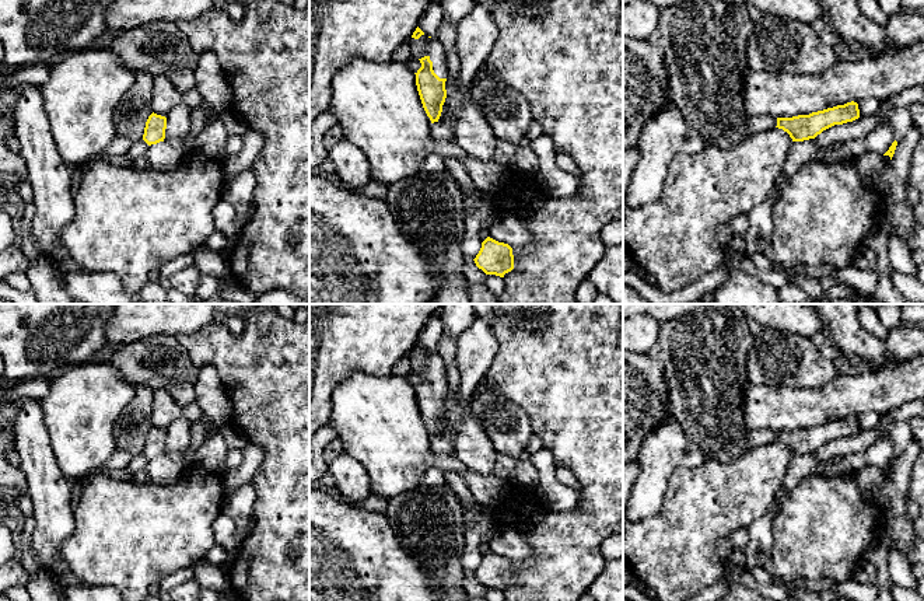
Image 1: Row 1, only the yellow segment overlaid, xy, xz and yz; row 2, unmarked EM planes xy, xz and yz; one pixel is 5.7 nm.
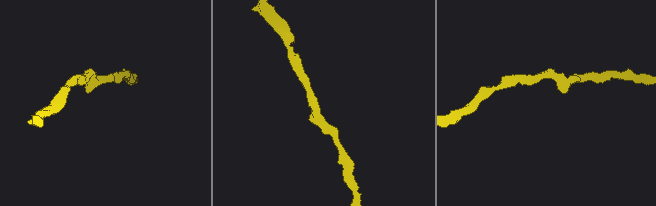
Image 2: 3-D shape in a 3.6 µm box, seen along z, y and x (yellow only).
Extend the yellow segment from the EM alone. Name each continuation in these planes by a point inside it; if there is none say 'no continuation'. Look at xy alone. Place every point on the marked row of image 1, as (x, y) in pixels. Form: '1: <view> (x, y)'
1: xy (165, 95)

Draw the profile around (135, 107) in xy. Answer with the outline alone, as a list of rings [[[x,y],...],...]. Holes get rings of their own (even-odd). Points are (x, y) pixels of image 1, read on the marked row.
[[[134,71],[134,84],[119,99],[113,118],[116,136],[132,143],[141,140],[148,116],[153,113],[154,77],[146,71]]]

